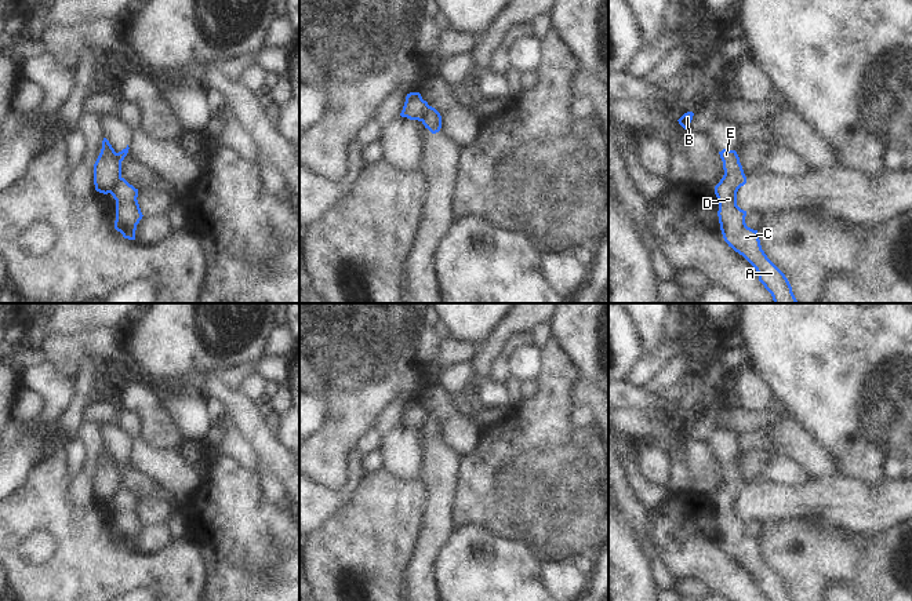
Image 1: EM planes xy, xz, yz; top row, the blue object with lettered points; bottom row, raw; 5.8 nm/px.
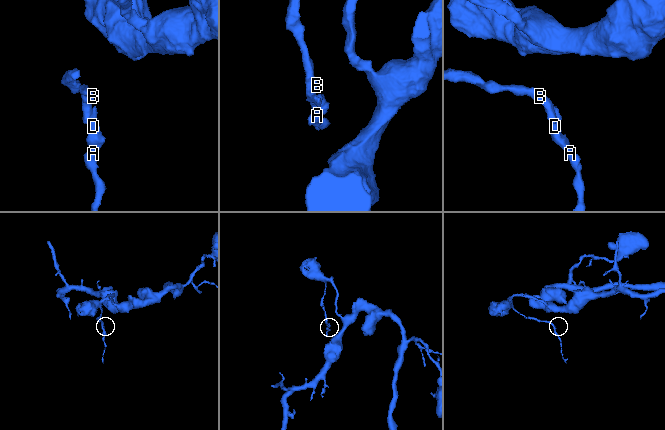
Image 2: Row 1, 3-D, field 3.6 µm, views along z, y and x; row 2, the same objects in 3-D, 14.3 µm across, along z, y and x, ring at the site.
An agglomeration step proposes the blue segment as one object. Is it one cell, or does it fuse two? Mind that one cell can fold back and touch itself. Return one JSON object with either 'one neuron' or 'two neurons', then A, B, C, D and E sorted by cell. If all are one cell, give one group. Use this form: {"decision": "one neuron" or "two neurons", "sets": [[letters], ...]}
{"decision": "two neurons", "sets": [["A", "C", "D", "E"], ["B"]]}

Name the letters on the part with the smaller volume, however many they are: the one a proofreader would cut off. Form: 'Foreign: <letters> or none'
Foreign: A, C, D, E

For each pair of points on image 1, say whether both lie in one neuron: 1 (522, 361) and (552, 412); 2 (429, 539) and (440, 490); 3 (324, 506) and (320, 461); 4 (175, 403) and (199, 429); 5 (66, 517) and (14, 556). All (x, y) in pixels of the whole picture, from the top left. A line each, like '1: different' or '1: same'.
1: different
2: same
3: different
4: same
5: same

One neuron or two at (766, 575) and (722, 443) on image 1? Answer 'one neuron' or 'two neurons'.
one neuron

